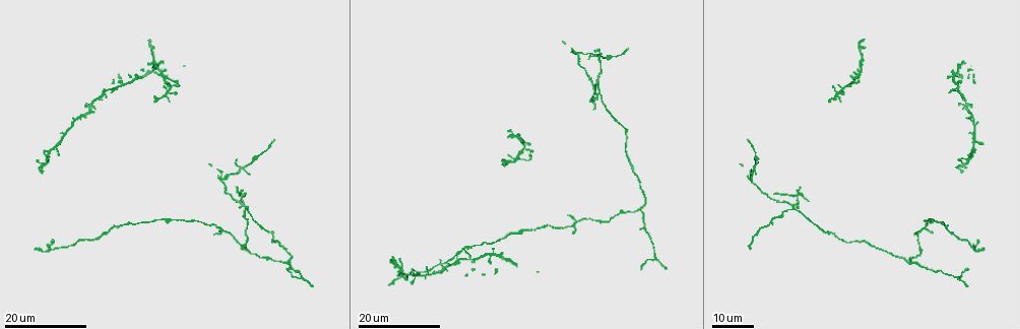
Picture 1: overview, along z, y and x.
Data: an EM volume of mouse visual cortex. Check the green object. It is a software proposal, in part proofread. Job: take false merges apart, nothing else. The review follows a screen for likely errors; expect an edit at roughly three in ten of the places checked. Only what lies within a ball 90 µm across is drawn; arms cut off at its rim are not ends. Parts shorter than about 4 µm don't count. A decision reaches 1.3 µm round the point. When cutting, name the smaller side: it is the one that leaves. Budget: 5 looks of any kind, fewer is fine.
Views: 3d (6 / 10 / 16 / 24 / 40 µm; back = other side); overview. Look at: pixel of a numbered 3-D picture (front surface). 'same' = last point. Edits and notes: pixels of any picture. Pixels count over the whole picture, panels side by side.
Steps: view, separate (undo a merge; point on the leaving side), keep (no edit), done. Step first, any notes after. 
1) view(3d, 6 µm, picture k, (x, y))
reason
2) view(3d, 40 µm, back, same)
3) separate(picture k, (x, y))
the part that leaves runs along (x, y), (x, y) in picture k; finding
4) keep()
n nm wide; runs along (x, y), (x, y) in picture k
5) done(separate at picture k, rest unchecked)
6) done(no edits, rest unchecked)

view(3d, 16 µm, picture 1, (290, 269))
three-way junction

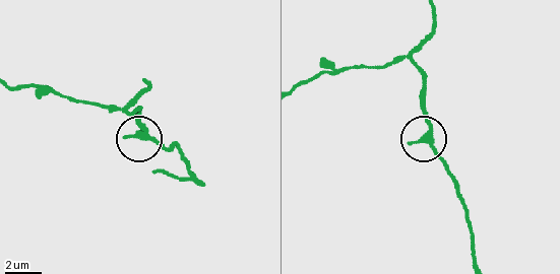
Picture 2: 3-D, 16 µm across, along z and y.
view(3d, 6 µm, picture 2, (147, 138))

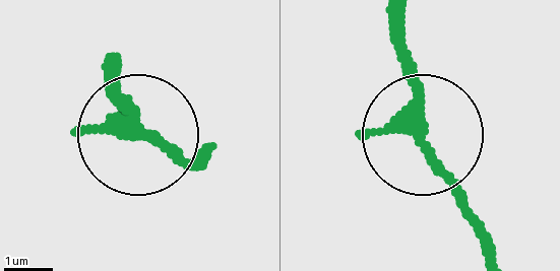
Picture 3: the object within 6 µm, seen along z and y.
keep()
230 nm wide; runs along (394, 19), (423, 152), (488, 233) in picture 3; all the same neuron

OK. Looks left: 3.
view(3d, 24 µm, picture 1, (286, 264))
branch point

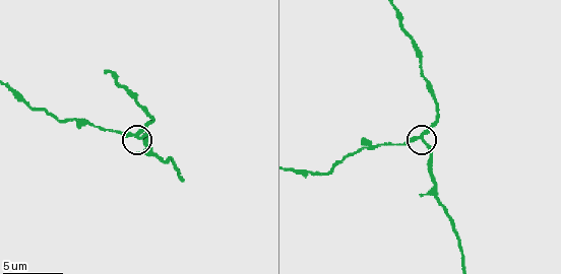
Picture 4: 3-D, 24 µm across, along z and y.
view(3d, 6 µm, picture 4, (425, 140))

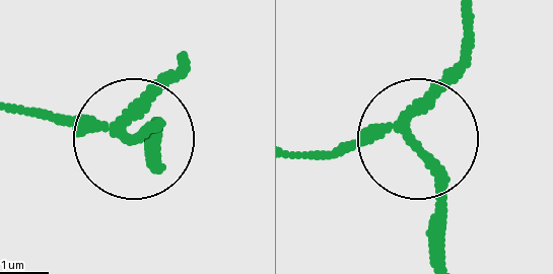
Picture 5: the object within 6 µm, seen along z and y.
keep()
side arm 21 µm; runs along (17, 109), (150, 133), (158, 152) in picture 5; continuous, no second neuron

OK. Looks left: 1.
done(no edits, rest unchecked)

